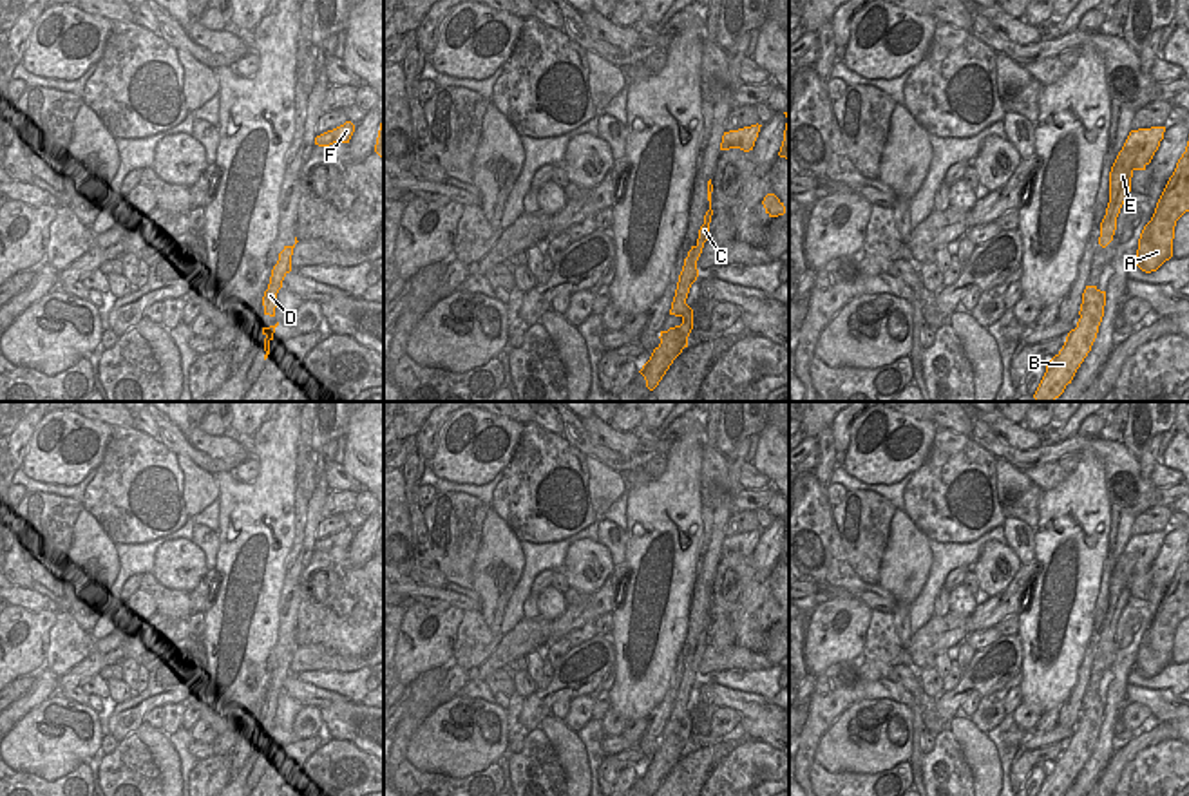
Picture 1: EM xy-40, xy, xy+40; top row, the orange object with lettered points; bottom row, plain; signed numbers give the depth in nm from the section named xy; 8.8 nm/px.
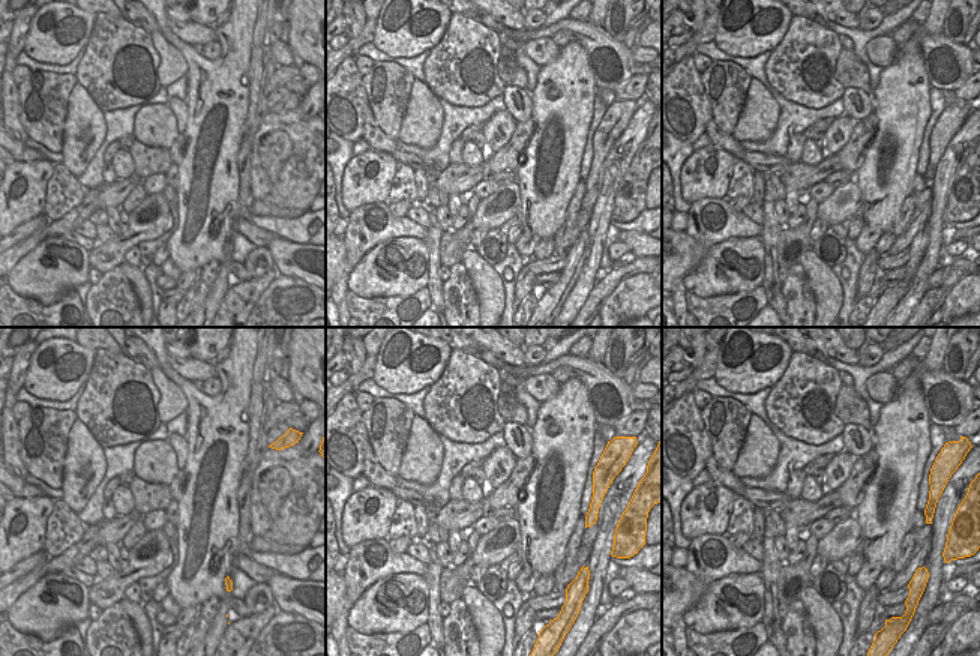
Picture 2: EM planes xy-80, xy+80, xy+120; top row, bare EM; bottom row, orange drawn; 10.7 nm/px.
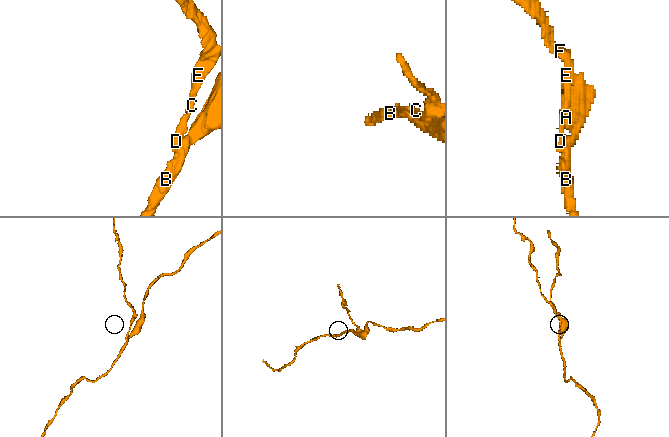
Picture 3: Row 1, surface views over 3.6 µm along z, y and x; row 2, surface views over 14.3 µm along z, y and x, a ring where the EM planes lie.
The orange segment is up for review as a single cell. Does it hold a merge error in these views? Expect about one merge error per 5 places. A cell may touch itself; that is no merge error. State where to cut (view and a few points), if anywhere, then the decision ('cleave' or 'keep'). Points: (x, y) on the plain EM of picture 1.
xy (690, 713), (681, 720) | cleave

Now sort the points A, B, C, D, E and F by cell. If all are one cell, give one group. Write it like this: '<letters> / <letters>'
A B / C D E F

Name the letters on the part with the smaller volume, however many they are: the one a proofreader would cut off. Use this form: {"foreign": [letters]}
{"foreign": ["C", "D", "E", "F"]}

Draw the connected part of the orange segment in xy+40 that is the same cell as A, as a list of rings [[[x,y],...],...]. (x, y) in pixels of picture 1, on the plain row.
[[[1189,546],[1156,608],[1151,626],[1140,639],[1135,671],[1151,678],[1173,662],[1175,631],[1185,617],[1189,617]]]

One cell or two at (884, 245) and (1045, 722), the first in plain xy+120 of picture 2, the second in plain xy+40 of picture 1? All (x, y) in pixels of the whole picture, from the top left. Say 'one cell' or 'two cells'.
one cell

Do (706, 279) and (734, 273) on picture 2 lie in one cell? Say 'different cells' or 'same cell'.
same cell

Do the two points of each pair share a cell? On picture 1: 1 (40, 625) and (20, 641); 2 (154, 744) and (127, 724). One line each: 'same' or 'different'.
1: same
2: different

